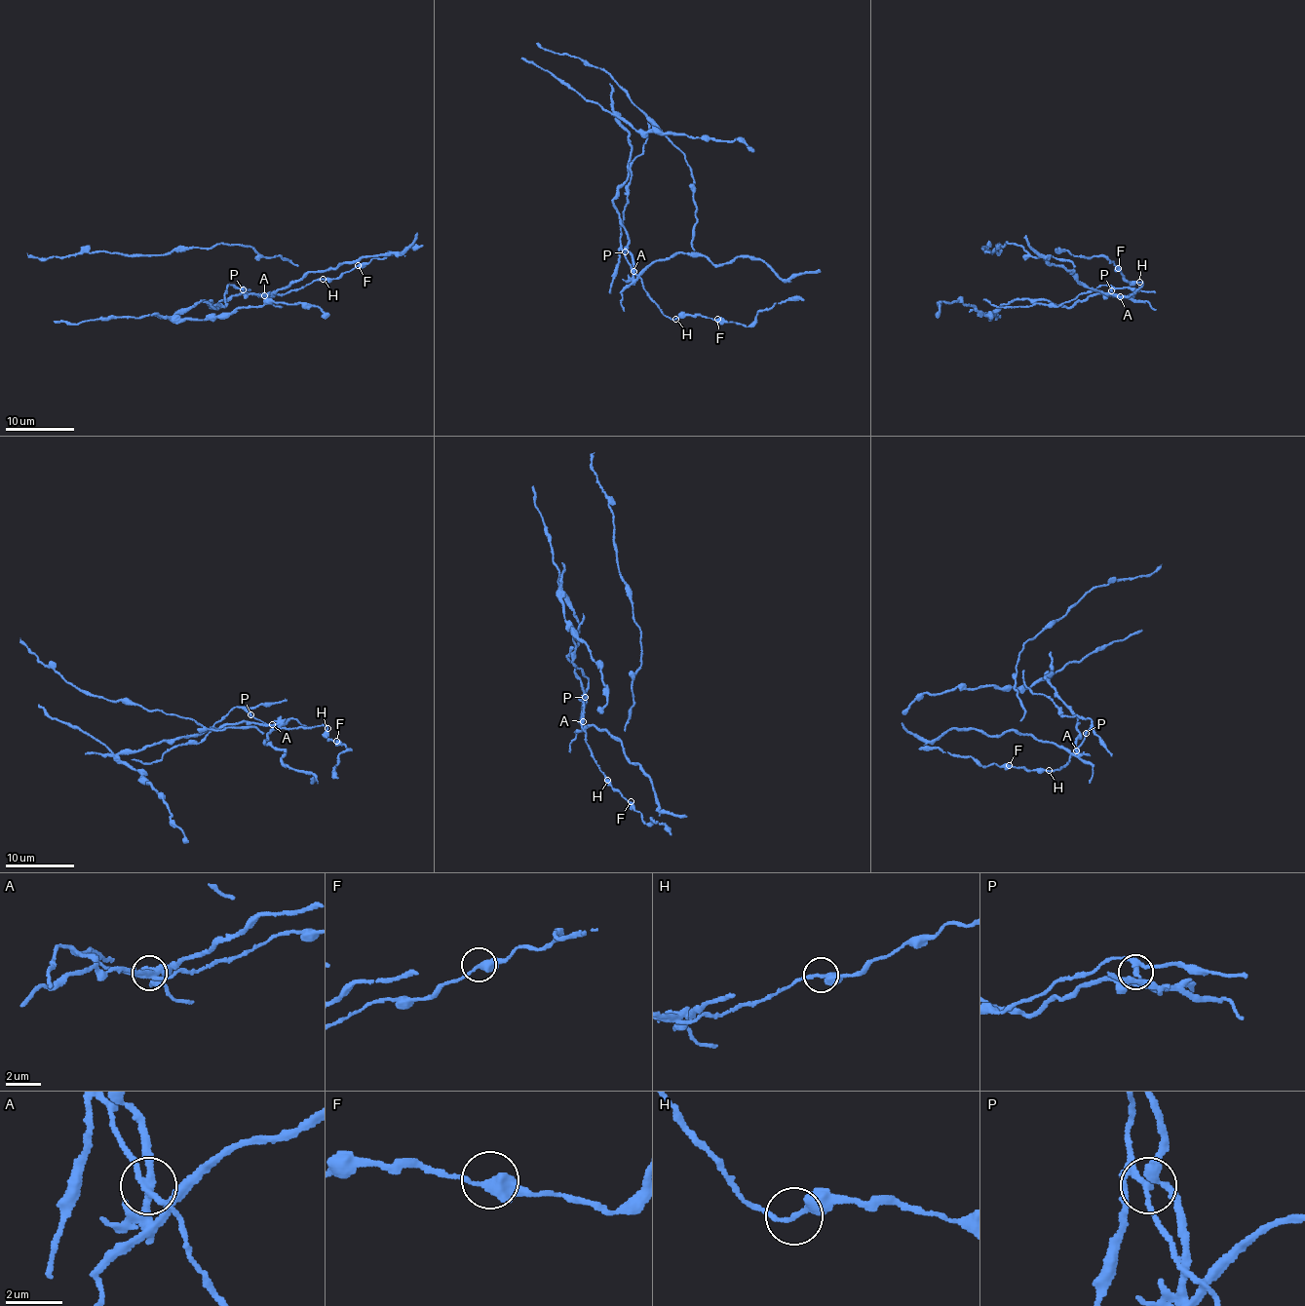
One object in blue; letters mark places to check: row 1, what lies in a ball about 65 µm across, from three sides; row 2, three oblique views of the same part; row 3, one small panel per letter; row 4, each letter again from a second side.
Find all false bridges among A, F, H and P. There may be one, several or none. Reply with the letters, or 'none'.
A, P

